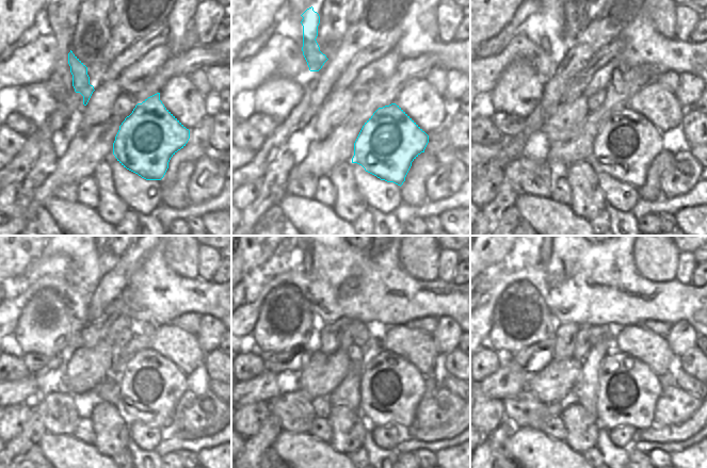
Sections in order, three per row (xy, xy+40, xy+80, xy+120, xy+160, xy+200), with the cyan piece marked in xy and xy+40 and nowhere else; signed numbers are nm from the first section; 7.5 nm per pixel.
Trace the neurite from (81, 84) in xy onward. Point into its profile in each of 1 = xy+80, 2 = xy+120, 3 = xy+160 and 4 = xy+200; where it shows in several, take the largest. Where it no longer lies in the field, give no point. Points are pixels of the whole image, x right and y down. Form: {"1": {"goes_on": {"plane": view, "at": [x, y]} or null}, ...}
{"1": {"goes_on": {"plane": "xy+80", "at": [552, 43]}}, "2": {"goes_on": {"plane": "xy+120", "at": [68, 257]}}, "3": {"goes_on": {"plane": "xy+160", "at": [306, 257]}}, "4": {"goes_on": {"plane": "xy+200", "at": [545, 257]}}}

